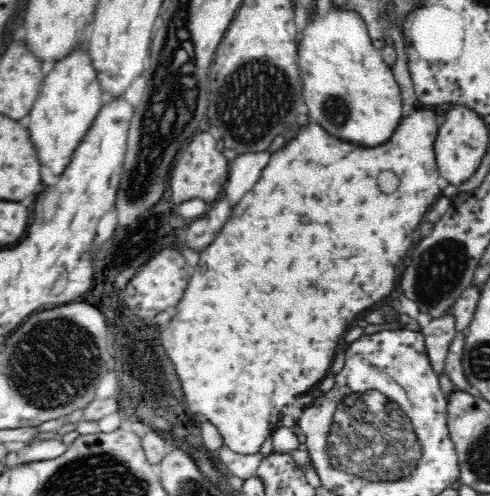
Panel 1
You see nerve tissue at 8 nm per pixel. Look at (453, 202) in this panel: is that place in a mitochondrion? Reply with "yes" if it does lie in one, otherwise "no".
no

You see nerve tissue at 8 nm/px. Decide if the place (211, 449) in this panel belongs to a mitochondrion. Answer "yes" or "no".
no

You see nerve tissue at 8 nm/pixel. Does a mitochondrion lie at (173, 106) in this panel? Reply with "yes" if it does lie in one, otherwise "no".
yes

